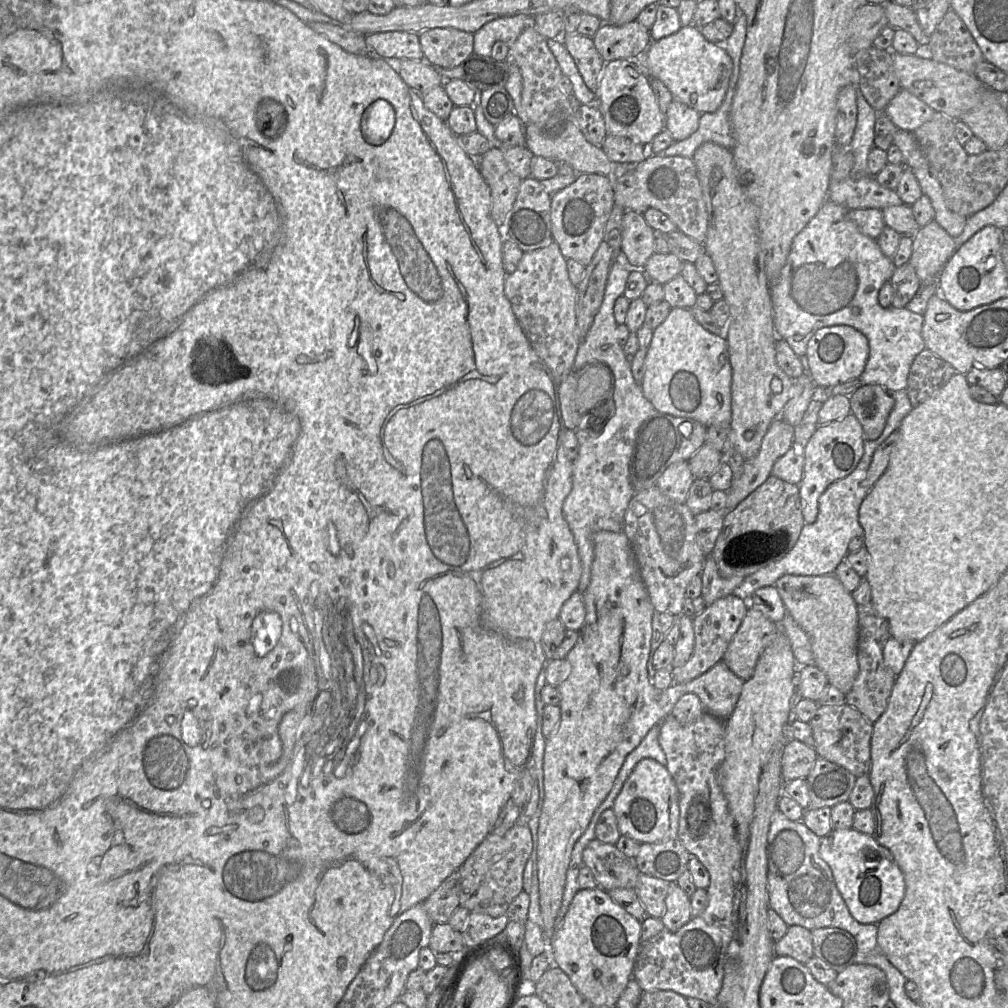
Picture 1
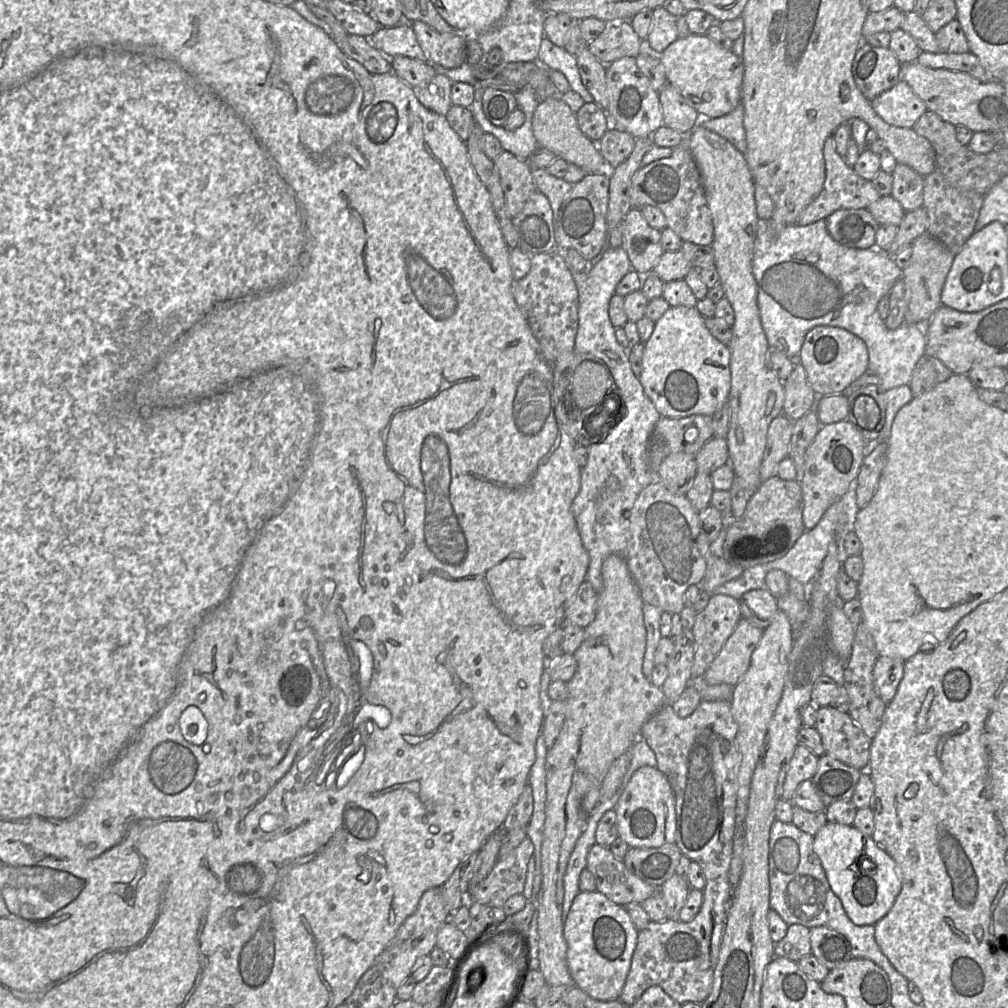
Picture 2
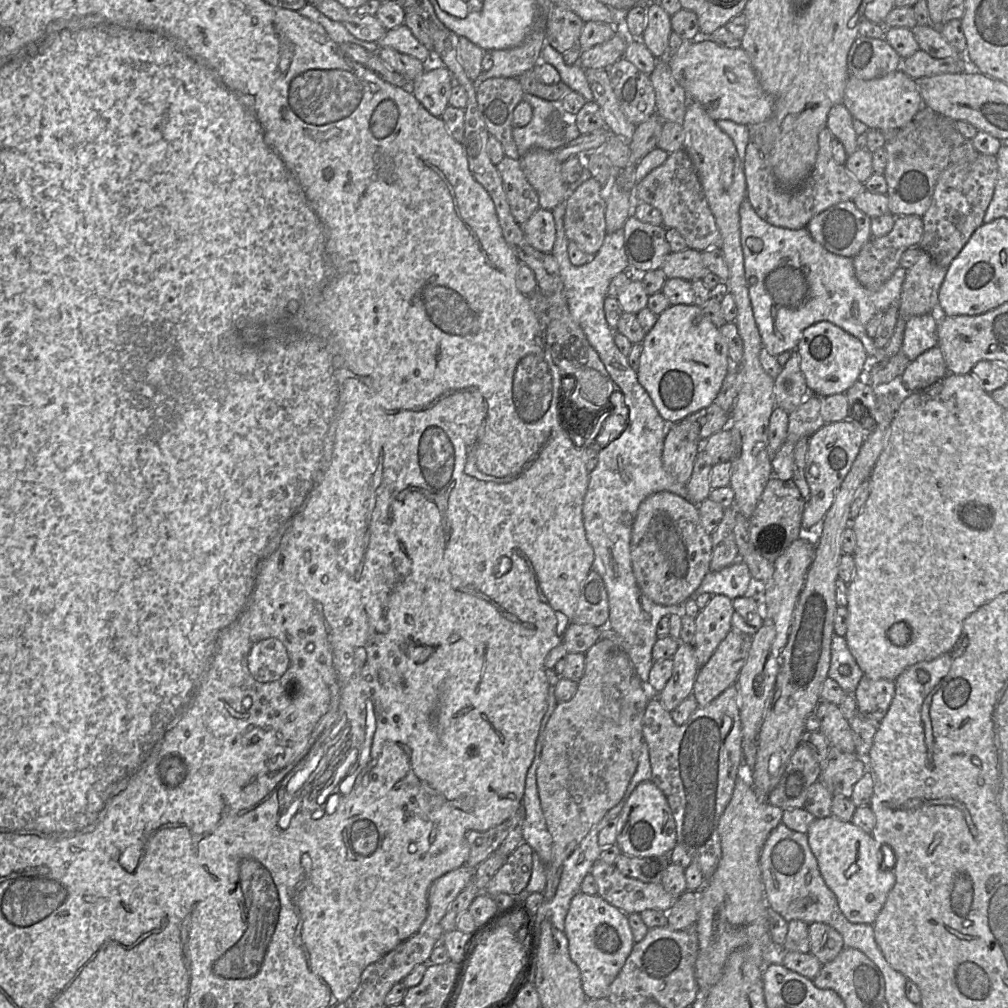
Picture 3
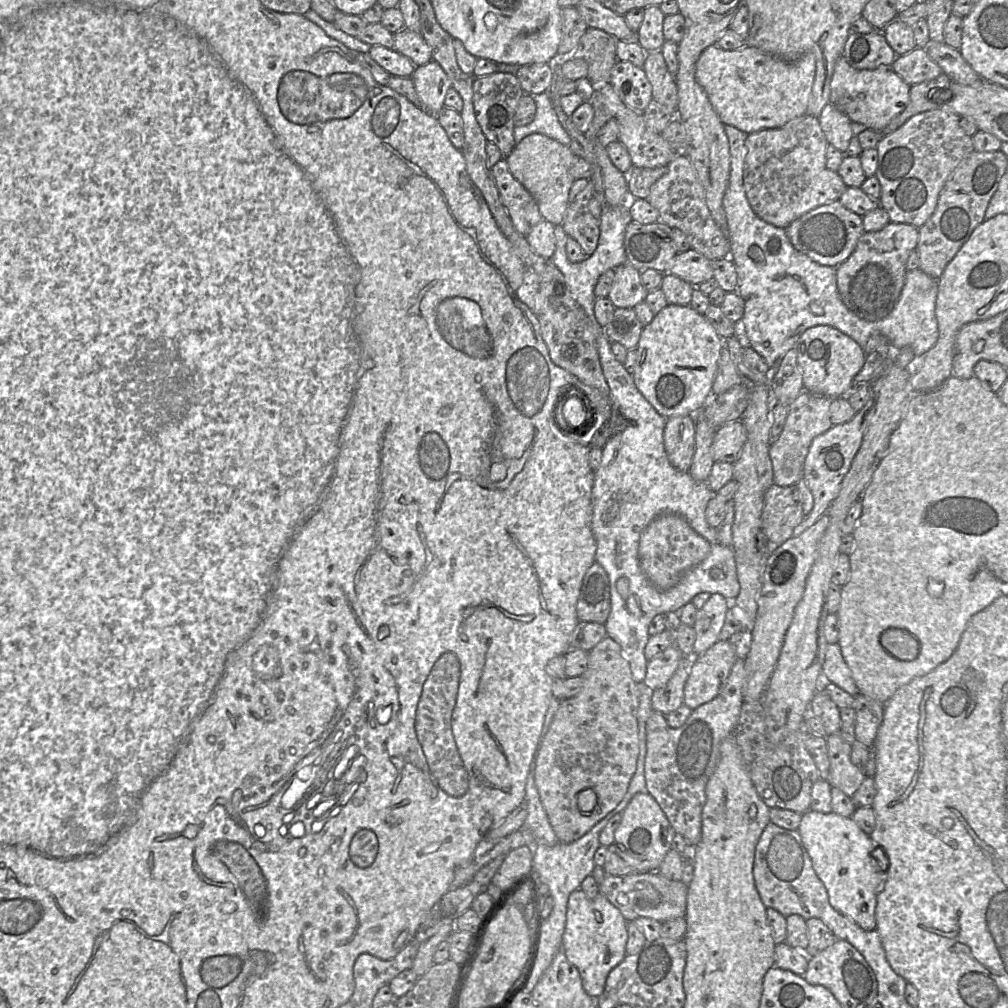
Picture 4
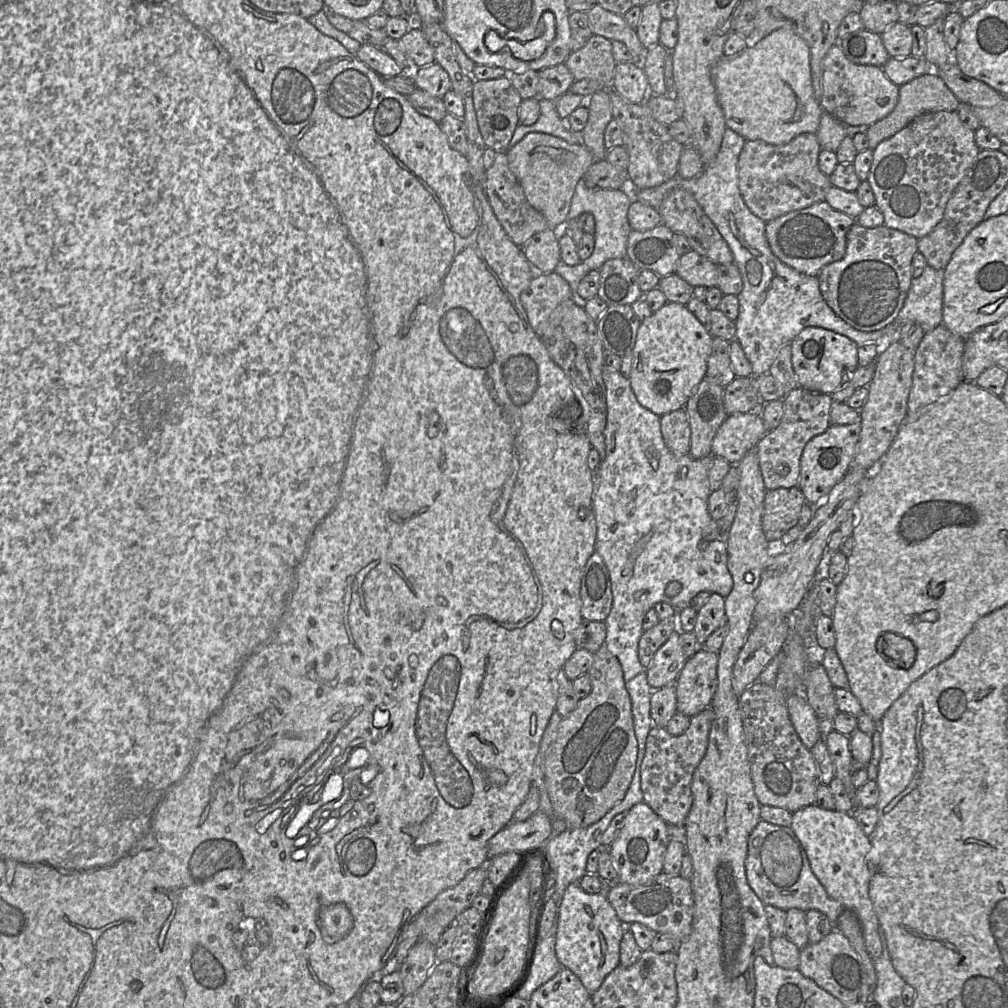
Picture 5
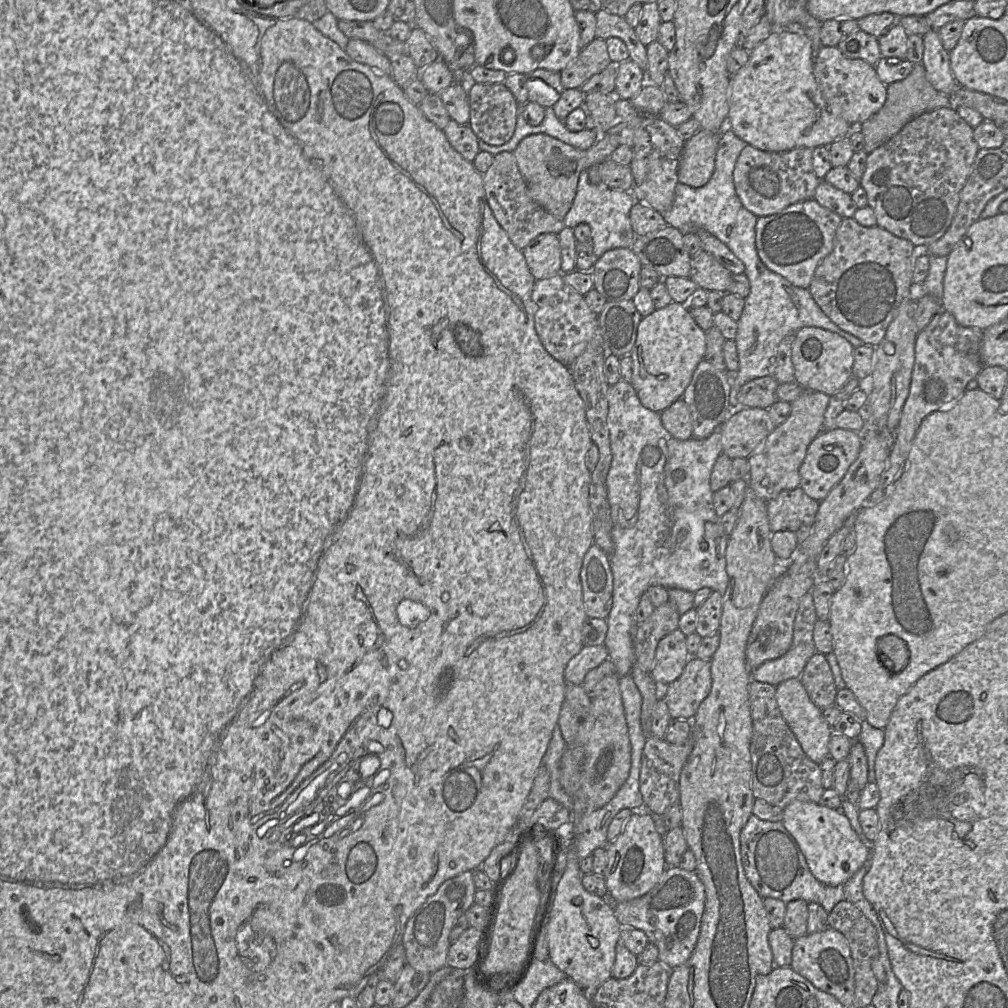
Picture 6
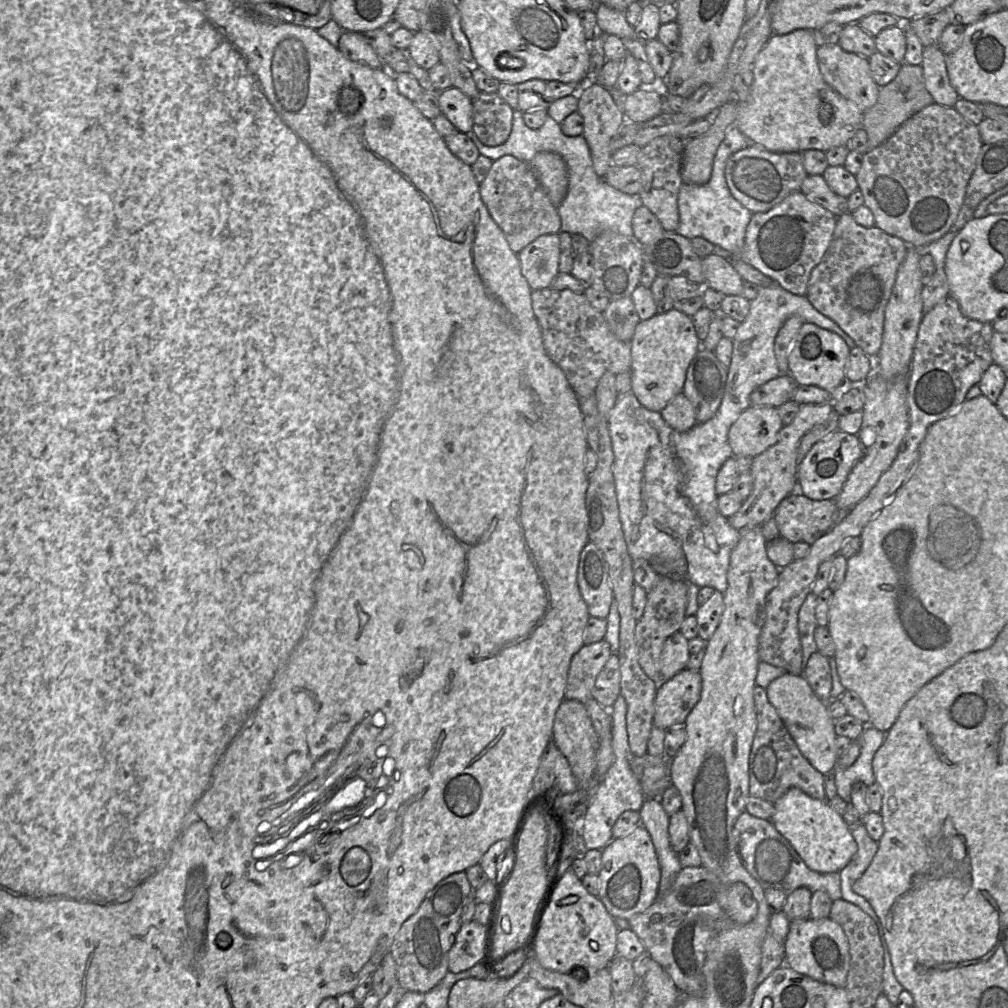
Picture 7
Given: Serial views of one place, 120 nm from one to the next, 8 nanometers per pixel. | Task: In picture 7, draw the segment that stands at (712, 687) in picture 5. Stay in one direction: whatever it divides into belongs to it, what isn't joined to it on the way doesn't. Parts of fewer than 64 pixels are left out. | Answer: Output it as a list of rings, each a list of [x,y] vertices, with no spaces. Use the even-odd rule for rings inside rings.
[[[683,669],[662,681],[654,700],[653,725],[668,730],[684,726],[686,717],[699,701],[702,679],[699,671]]]

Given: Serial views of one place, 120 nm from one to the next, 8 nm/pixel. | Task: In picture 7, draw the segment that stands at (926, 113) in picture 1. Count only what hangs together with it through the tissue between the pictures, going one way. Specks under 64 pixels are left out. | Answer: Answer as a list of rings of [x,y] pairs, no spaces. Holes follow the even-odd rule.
[[[837,43],[819,46],[817,48],[817,61],[826,83],[845,99],[852,101],[862,112],[877,102],[880,87],[872,77],[868,58],[846,52]]]

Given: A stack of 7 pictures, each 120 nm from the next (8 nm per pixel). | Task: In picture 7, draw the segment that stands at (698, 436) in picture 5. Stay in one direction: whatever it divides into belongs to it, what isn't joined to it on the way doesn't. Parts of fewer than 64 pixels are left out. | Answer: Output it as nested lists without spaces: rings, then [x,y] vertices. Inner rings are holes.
[[[703,347],[691,361],[683,393],[694,407],[697,423],[707,422],[718,411],[724,396],[727,370],[714,352]]]

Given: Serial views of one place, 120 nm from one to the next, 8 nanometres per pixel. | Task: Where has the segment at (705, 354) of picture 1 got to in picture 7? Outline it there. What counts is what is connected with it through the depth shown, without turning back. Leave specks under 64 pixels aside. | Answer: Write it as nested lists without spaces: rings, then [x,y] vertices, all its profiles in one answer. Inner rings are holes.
[[[678,308],[657,313],[648,320],[640,321],[630,342],[631,350],[631,391],[639,403],[648,410],[661,412],[678,394],[683,393],[686,374],[691,361],[702,348],[692,319]]]

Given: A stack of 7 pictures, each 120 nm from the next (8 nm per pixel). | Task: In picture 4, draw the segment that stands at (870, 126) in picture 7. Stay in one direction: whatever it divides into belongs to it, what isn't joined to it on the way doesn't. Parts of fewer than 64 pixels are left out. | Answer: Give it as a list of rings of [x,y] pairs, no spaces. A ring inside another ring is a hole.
[[[943,74],[941,77],[924,81],[911,86],[910,100],[906,108],[881,131],[882,135],[889,134],[901,127],[912,116],[926,112],[929,110],[939,109],[942,104],[937,104],[932,101],[931,89],[949,89],[949,77]]]

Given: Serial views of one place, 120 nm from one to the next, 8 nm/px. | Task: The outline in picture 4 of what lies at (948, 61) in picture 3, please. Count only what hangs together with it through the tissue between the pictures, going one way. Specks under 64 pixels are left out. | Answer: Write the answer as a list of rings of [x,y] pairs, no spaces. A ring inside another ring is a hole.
[[[918,47],[907,54],[897,56],[891,68],[911,86],[937,79],[944,74],[926,50]]]

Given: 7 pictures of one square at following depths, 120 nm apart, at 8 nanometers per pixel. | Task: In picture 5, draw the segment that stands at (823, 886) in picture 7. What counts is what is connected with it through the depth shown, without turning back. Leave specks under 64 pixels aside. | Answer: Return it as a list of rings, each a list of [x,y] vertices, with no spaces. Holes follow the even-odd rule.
[[[761,819],[748,837],[745,873],[748,885],[764,905],[785,912],[793,908],[804,912],[820,911],[829,919],[832,930],[845,909],[841,903],[828,896],[813,874],[806,852],[791,827],[771,824]]]

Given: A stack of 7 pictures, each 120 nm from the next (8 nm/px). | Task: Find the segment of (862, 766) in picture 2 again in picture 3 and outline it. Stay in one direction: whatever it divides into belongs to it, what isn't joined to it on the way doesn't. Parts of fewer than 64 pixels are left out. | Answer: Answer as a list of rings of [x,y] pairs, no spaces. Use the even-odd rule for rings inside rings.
[[[821,700],[815,713],[820,720],[820,731],[829,743],[842,752],[855,753],[853,732],[849,721],[843,716],[838,705]]]

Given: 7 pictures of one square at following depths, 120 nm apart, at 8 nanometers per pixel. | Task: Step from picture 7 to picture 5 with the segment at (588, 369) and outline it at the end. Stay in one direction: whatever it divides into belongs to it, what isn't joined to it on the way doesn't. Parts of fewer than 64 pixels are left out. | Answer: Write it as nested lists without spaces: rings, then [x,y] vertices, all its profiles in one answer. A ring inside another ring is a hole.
[[[555,272],[536,273],[530,285],[520,295],[528,321],[540,339],[545,334],[547,321],[562,302],[573,299],[567,281]]]

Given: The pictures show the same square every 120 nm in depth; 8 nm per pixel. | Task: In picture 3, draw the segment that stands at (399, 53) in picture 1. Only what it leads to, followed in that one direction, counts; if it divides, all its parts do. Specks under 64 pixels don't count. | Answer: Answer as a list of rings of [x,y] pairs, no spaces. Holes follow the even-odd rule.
[[[405,24],[387,30],[376,43],[380,48],[393,48],[400,53],[415,57],[423,63],[432,63],[434,60],[433,54],[418,41]]]

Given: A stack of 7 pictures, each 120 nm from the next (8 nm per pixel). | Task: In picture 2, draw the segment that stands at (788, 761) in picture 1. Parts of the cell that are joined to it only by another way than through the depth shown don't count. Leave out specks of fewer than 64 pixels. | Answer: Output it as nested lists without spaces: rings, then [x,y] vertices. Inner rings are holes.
[[[798,744],[784,780],[781,799],[793,801],[800,783],[811,780],[818,768],[819,757],[803,744]]]

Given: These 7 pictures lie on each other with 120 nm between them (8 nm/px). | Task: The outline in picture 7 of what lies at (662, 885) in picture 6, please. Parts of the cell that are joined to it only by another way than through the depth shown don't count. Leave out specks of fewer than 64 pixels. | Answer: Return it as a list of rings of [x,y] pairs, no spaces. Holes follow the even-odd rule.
[[[703,866],[687,867],[681,869],[667,893],[657,894],[655,901],[645,911],[633,915],[628,922],[646,952],[670,976],[677,990],[682,995],[699,996],[704,989],[702,967],[706,957],[706,945],[711,937],[716,936],[716,921],[719,918],[731,918],[739,924],[747,924],[755,918],[757,910],[757,902],[745,884],[724,884]]]

